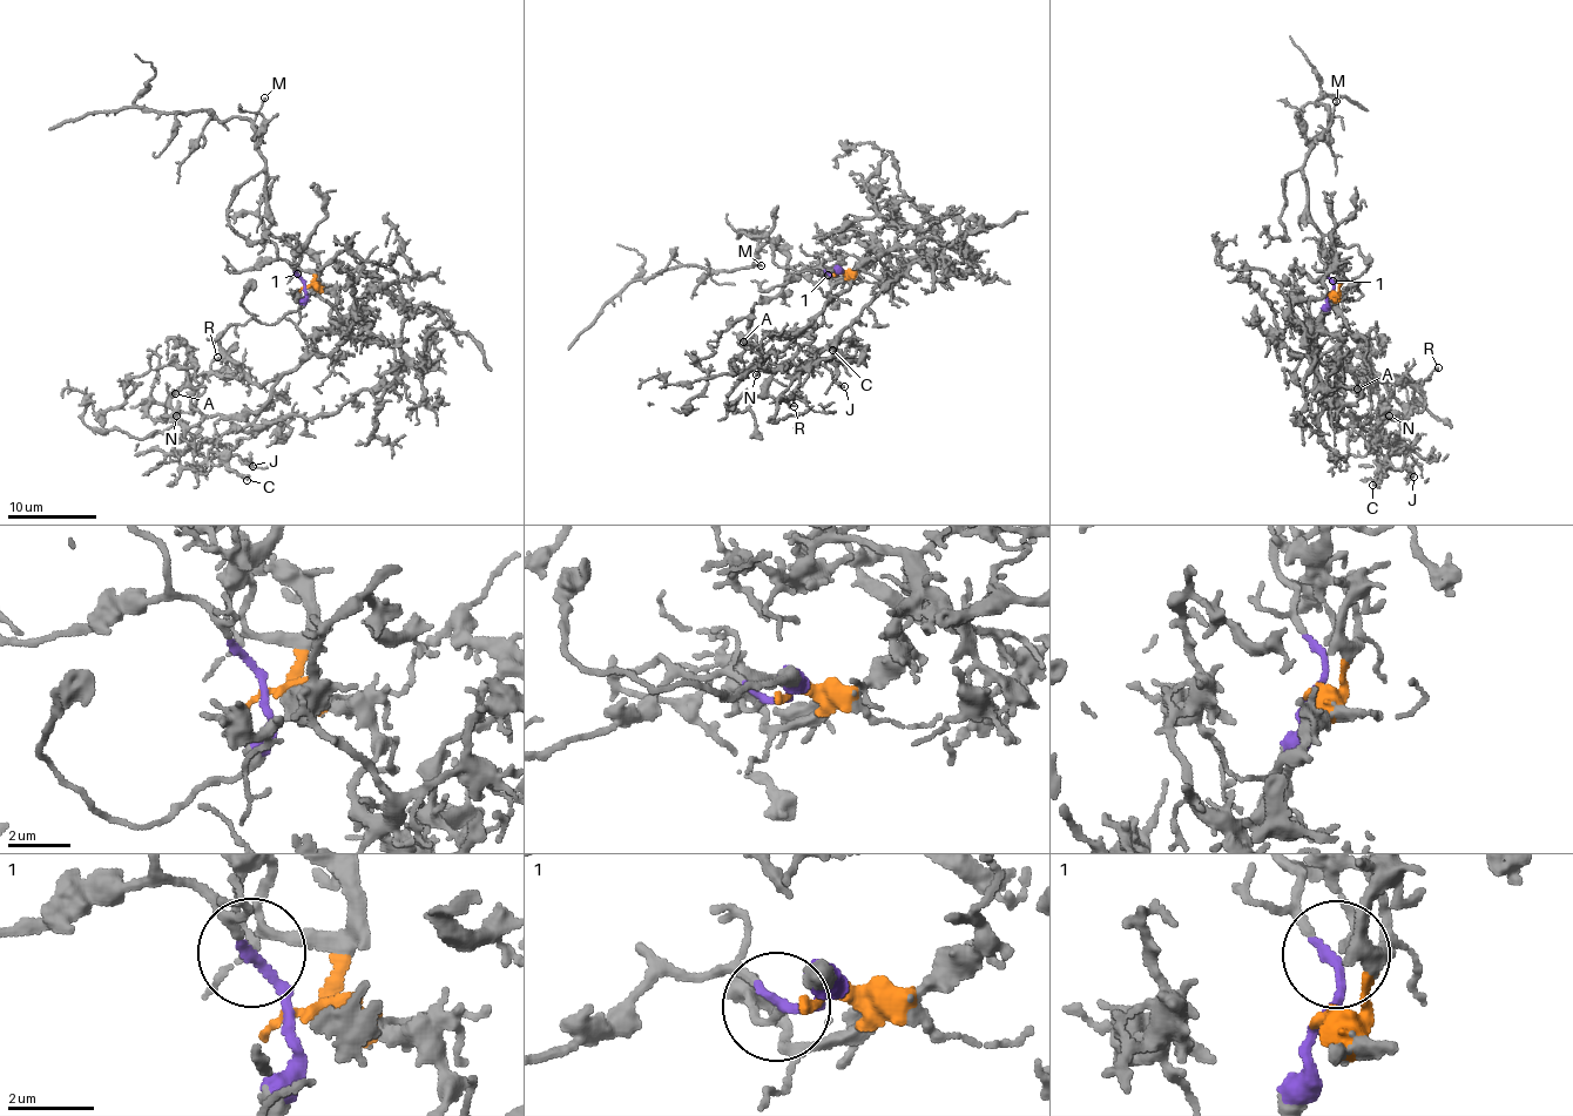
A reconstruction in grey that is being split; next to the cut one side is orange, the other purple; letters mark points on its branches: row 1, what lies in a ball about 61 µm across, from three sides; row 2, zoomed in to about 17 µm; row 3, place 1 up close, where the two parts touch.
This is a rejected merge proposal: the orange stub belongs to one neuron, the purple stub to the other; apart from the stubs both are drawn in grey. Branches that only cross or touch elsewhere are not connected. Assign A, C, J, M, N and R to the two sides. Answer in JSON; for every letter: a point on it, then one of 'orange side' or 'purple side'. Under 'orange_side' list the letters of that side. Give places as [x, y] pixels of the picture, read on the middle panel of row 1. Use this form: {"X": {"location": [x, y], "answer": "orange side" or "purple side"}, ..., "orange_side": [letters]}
{"A": {"location": [743, 342], "answer": "orange side"}, "C": {"location": [832, 350], "answer": "orange side"}, "J": {"location": [844, 386], "answer": "orange side"}, "M": {"location": [761, 265], "answer": "purple side"}, "N": {"location": [756, 374], "answer": "orange side"}, "R": {"location": [794, 406], "answer": "orange side"}, "orange_side": ["A", "C", "J", "N", "R"]}

